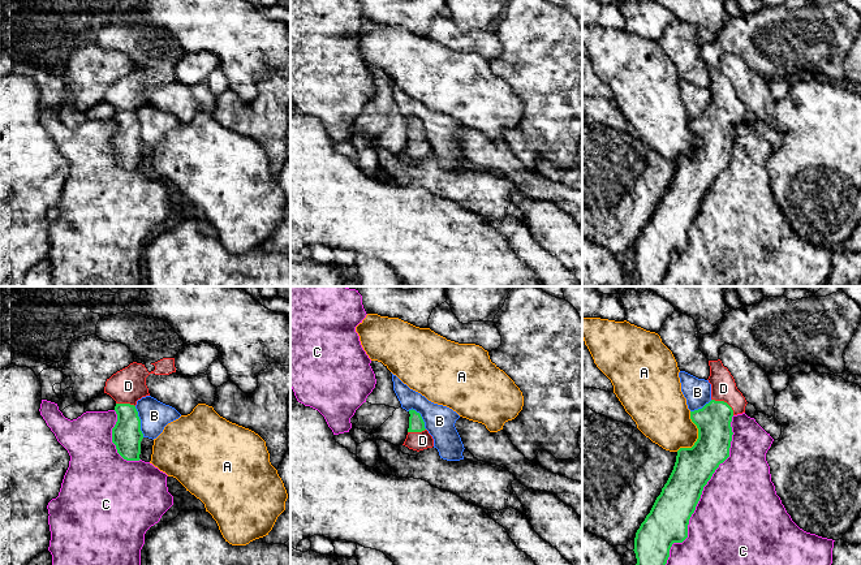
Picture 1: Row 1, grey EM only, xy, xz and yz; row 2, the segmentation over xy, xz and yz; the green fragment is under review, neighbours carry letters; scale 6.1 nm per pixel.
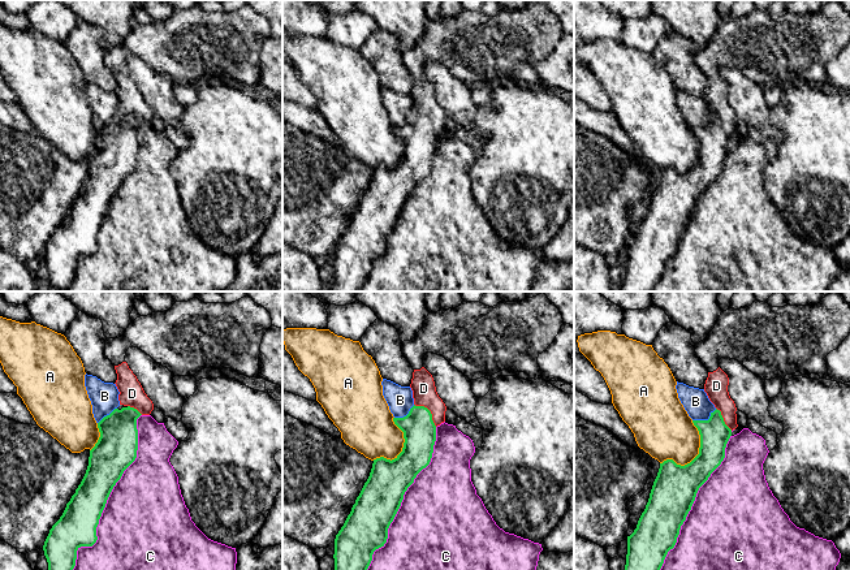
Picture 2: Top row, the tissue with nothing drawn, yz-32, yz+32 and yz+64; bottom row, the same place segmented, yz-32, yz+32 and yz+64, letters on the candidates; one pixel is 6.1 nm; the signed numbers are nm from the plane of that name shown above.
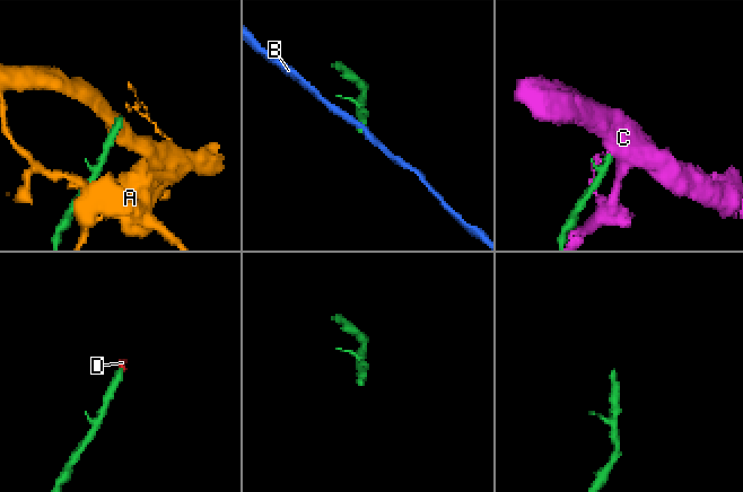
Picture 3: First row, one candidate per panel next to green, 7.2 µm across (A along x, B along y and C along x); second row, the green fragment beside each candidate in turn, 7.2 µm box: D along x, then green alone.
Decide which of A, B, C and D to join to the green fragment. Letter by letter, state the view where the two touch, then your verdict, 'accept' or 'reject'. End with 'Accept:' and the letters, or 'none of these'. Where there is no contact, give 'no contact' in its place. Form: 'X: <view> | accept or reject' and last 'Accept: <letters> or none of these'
A: yz | reject
B: xy | reject
C: yz | reject
D: yz | accept
Accept: D

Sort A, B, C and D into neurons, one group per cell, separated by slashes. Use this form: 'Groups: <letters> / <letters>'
Groups: A / B / C / D

